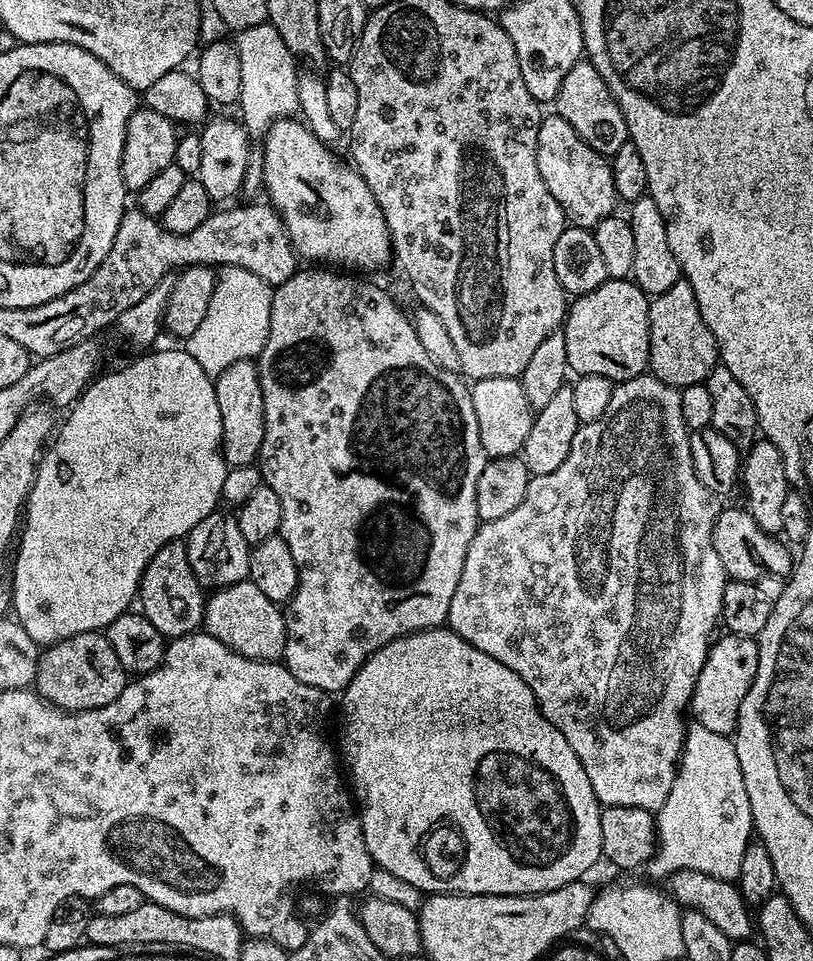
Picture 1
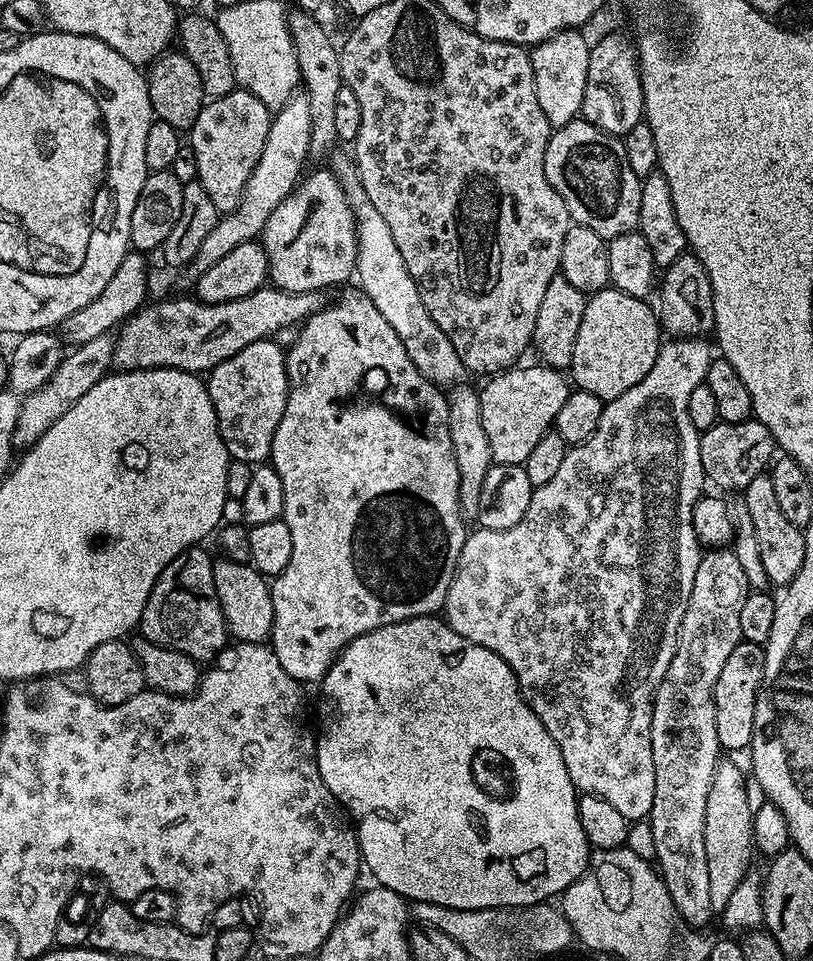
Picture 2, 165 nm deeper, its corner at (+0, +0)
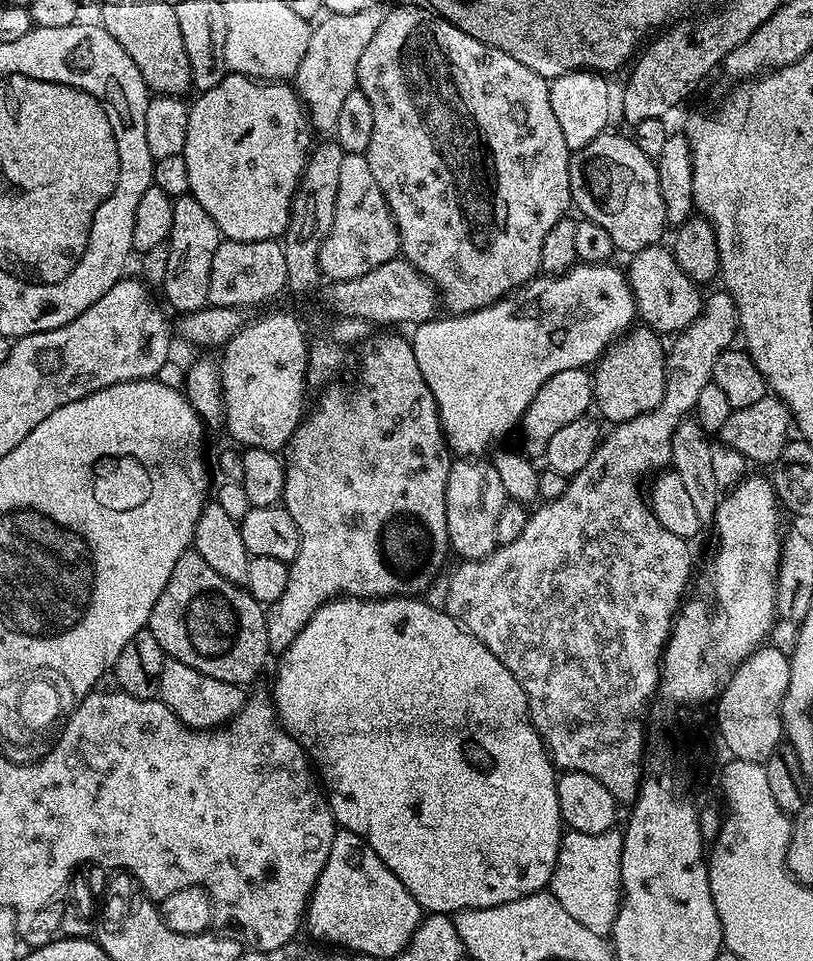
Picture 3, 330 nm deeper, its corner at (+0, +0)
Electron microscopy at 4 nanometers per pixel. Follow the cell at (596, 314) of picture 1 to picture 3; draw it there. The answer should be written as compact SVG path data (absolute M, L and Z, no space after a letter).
M636 326L625 332L623 336L613 340L612 343L605 348L603 356L596 361L594 371L592 372L592 398L594 401L594 408L595 411L600 411L601 414L609 420L609 425L615 426L622 422L626 422L630 418L638 418L638 414L646 414L650 410L654 410L654 406L658 406L658 402L662 402L662 394L664 393L664 387L666 386L666 374L664 373L664 366L666 363L666 344L663 344L660 340L663 339L661 339L657 333L653 332L651 328L647 326Z

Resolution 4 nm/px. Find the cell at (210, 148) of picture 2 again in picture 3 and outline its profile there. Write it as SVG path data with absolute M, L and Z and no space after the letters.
M226 74L214 90L206 90L195 98L188 109L186 146L182 153L190 178L189 193L214 218L221 237L238 242L283 237L292 209L292 195L314 144L310 121L295 87L288 82L261 82L248 76Z

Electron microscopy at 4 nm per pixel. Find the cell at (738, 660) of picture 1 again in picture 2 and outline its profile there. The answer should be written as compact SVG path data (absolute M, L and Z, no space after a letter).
M742 640L730 653L721 677L714 686L714 721L718 742L725 753L740 752L749 747L754 734L754 706L764 677L764 649L761 645Z

